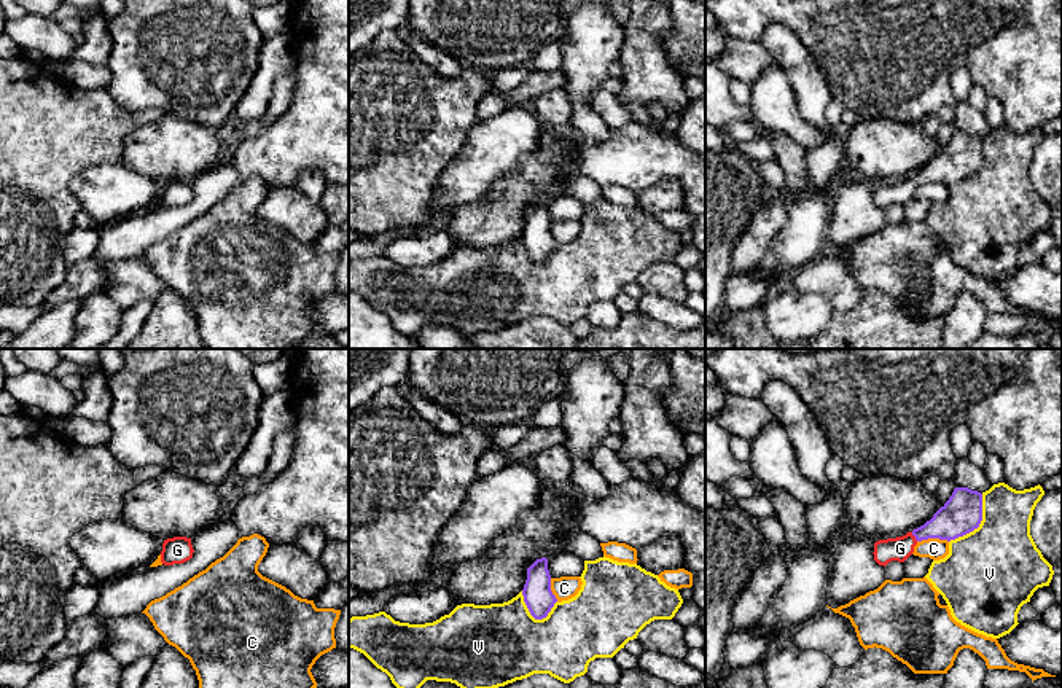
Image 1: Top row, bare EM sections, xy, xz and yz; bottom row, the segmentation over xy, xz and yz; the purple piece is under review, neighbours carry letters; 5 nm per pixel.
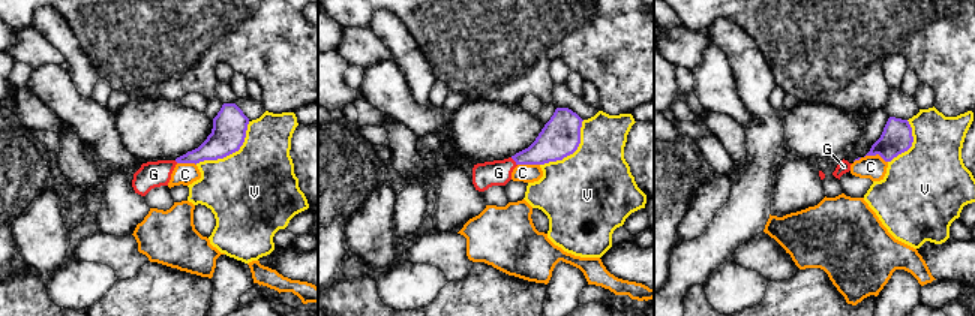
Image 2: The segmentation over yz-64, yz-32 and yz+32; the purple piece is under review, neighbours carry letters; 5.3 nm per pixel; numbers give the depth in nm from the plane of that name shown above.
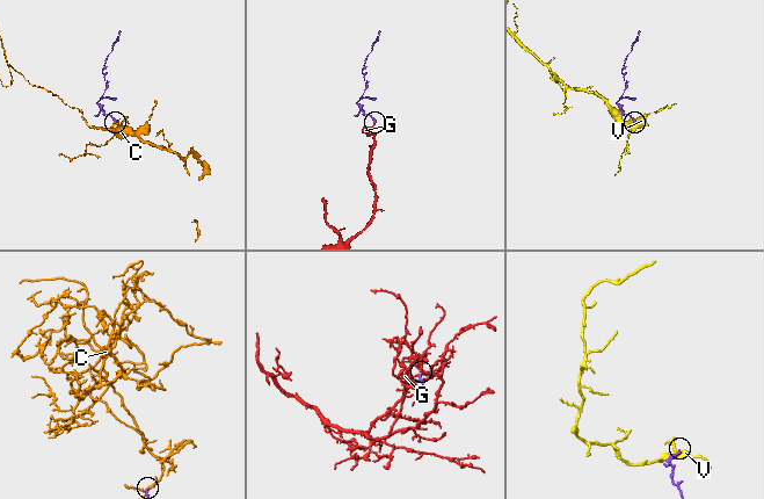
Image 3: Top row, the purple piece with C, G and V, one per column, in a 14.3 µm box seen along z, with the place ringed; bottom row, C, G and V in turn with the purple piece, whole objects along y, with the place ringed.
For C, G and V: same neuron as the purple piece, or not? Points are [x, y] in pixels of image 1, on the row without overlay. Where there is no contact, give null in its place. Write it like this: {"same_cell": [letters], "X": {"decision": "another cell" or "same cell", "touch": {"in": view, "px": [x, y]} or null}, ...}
{"same_cell": ["G"], "C": {"decision": "another cell", "touch": {"in": "yz", "px": [932, 180]}}, "G": {"decision": "same cell", "touch": {"in": "yz", "px": [914, 179]}}, "V": {"decision": "another cell", "touch": {"in": "yz", "px": [980, 166]}}}

